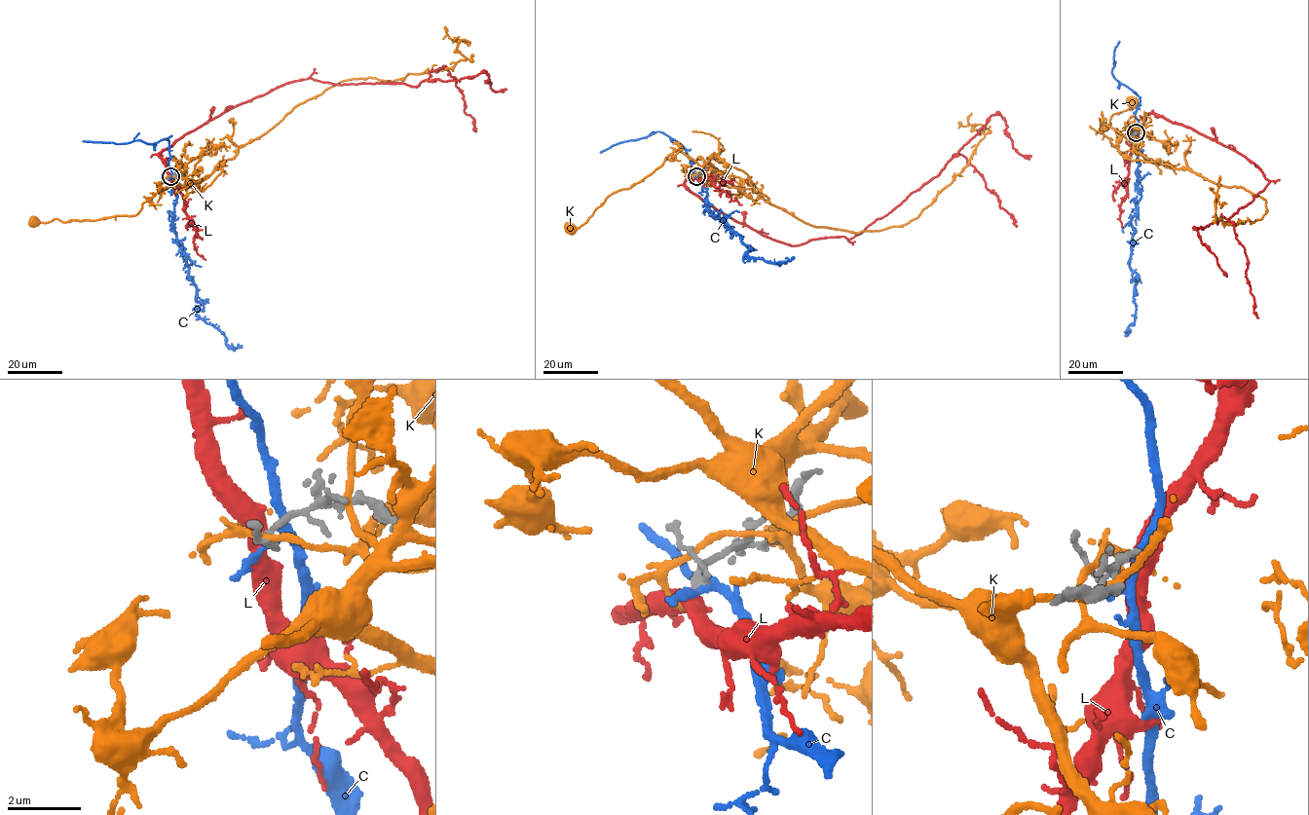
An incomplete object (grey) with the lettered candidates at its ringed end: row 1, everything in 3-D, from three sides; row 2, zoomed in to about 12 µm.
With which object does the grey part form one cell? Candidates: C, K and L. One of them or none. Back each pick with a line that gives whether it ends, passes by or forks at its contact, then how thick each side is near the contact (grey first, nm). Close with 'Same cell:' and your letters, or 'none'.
L: It passes by. Thickness 140 nm (grey) against 420 nm
Same cell: L

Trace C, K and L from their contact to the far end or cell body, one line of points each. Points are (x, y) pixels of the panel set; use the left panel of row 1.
C: (170, 177), (172, 230), (202, 301), (194, 312), (232, 348), (242, 346)
K: (170, 177), (186, 177), (179, 177), (175, 182), (158, 191), (133, 215), (91, 220), (33, 221)
L: (170, 176), (158, 153), (236, 106), (310, 78), (413, 87), (442, 67), (457, 79), (476, 130)

